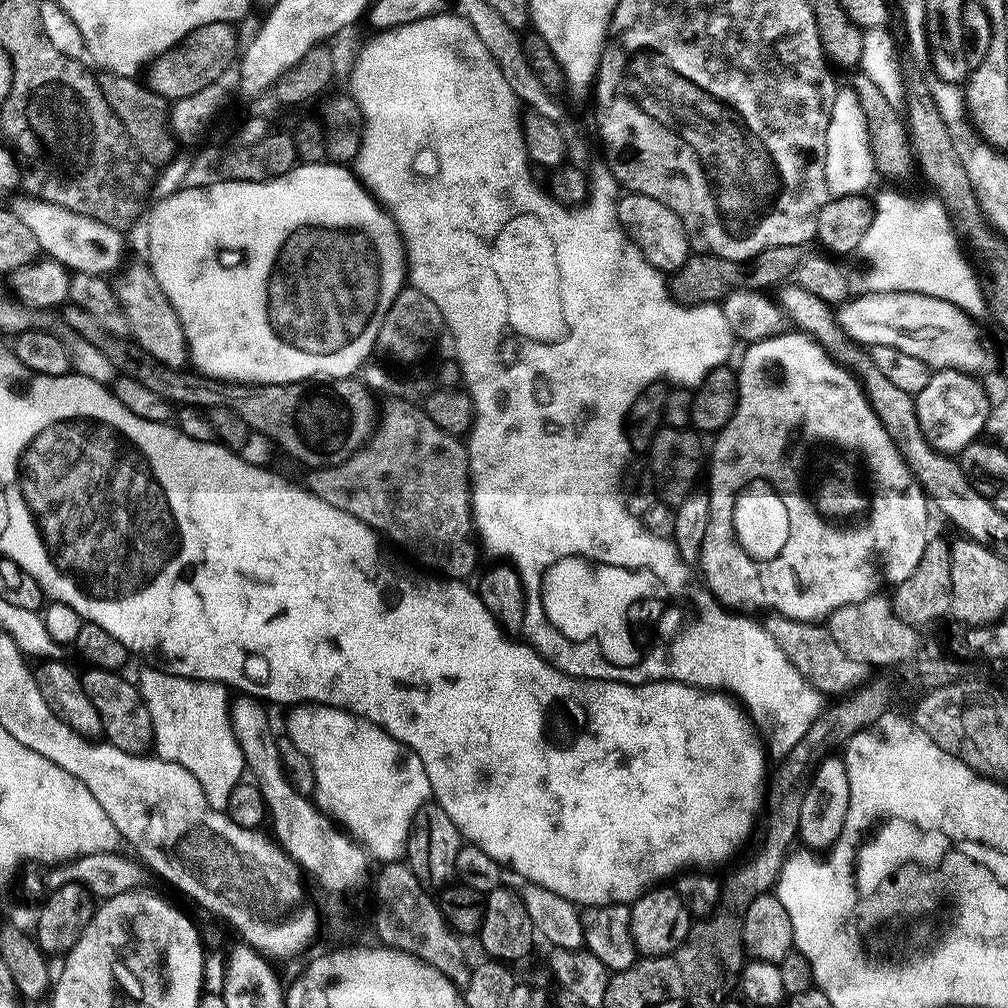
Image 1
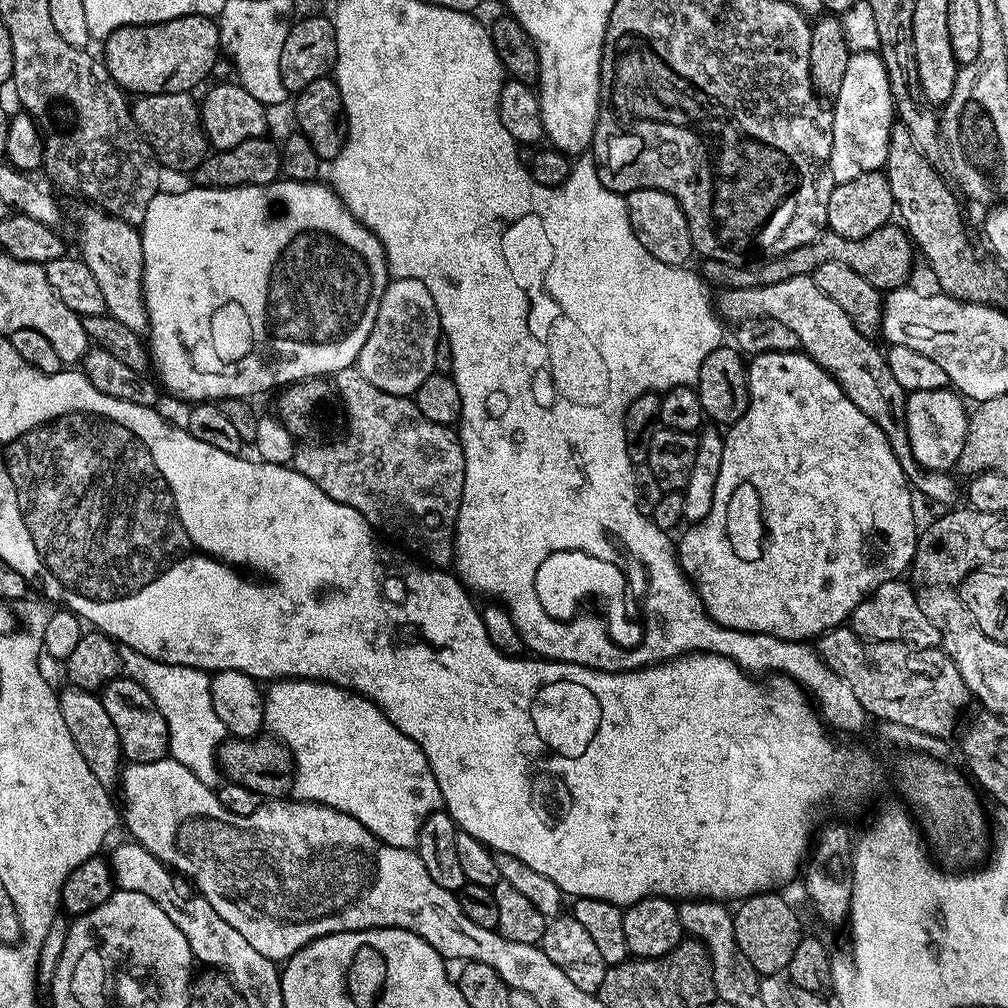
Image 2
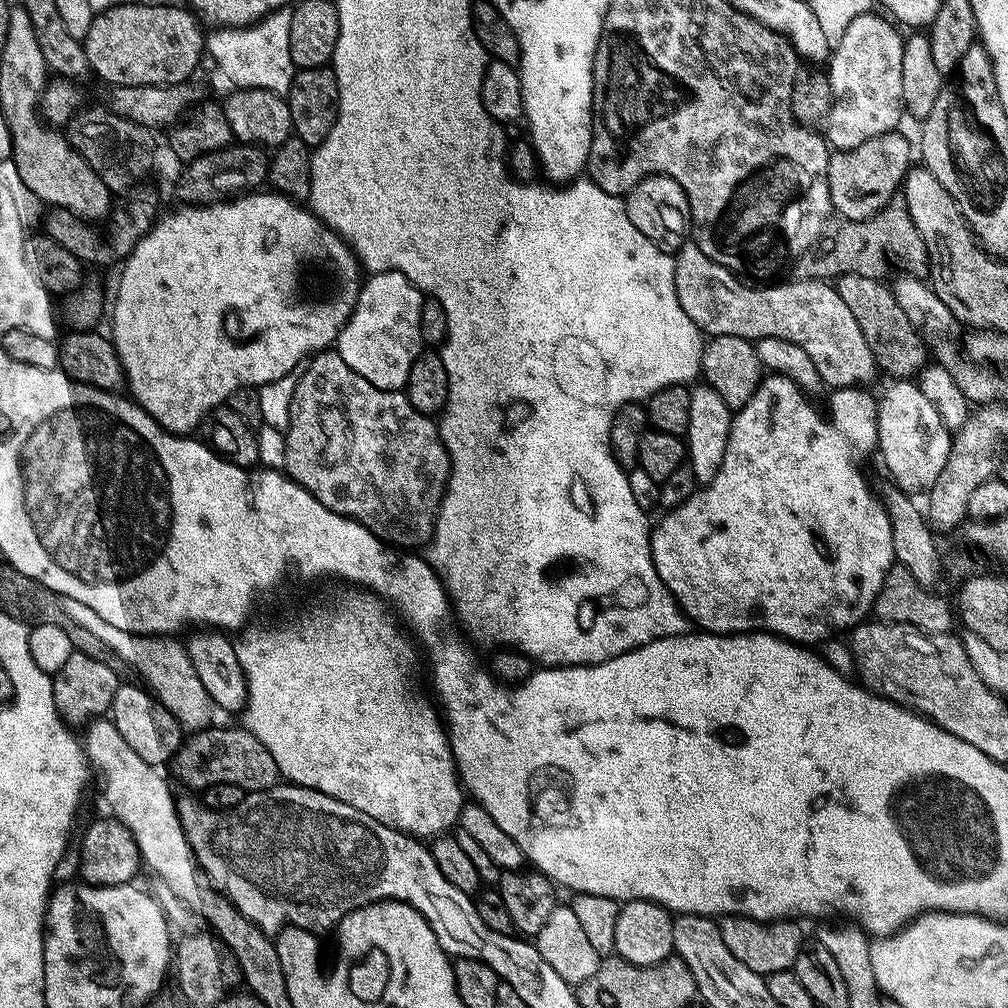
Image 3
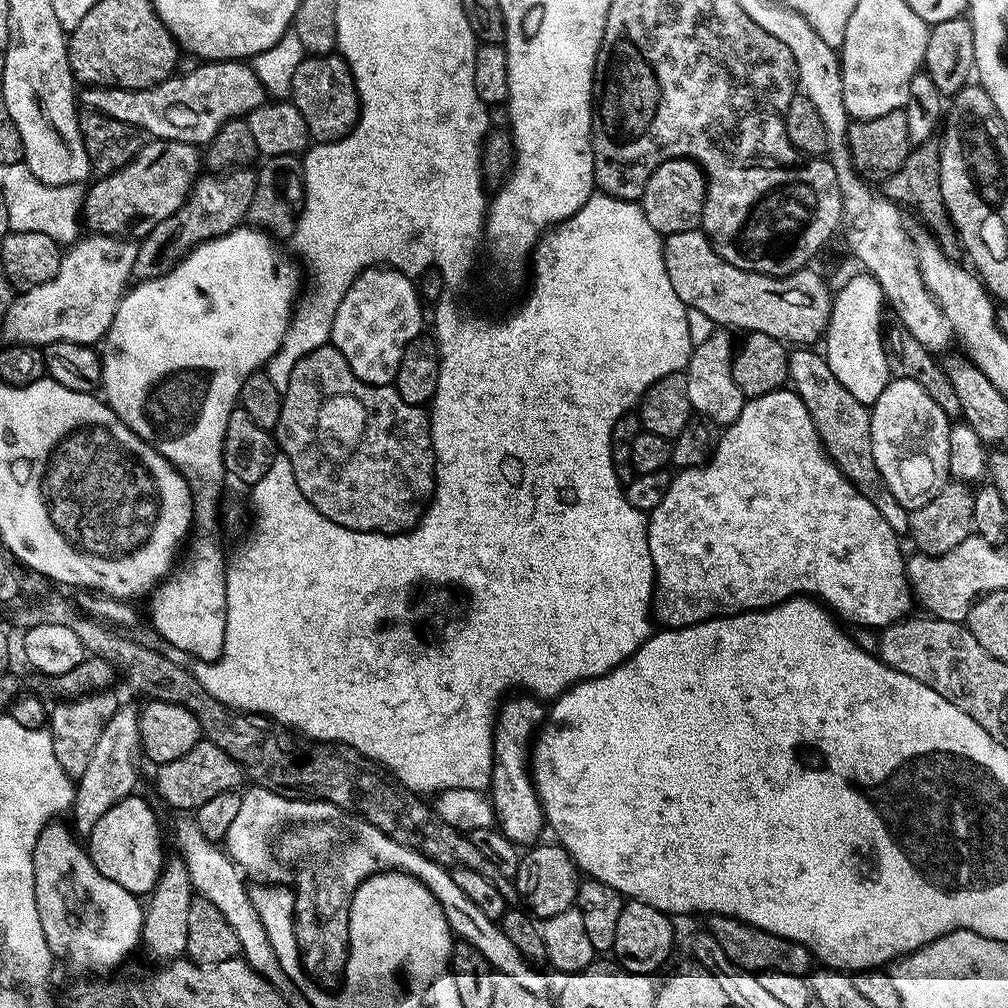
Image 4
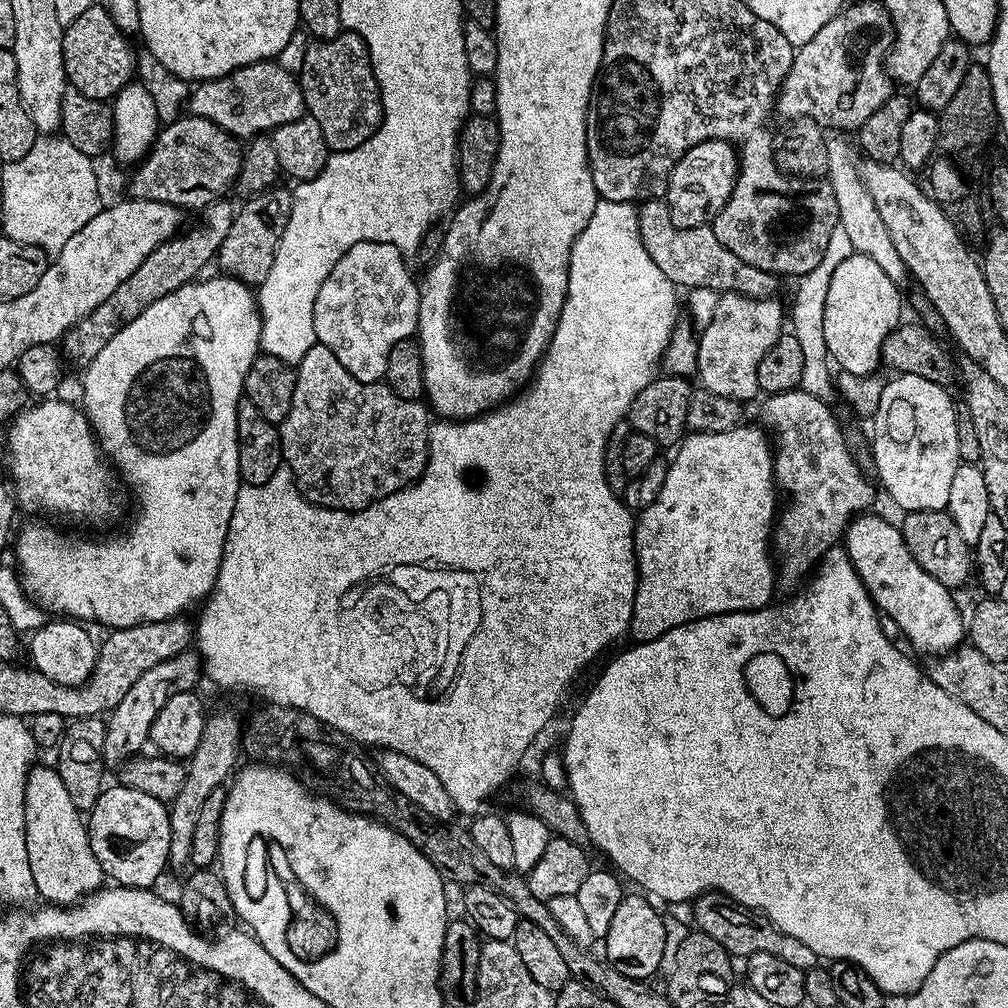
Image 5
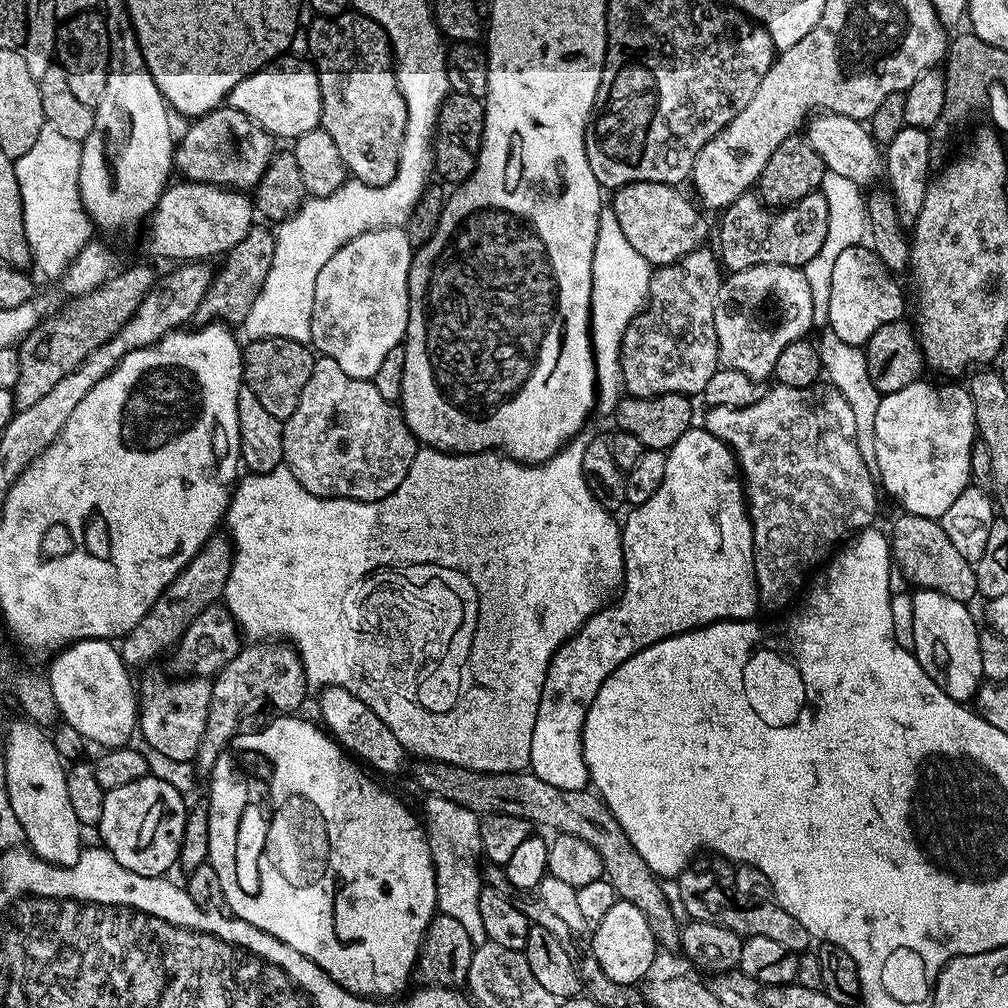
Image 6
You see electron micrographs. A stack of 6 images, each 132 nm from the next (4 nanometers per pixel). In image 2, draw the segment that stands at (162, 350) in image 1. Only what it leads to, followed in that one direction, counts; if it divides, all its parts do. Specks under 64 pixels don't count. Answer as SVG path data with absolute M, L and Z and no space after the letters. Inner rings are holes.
M84 206L80 212L79 259L90 266L90 274L102 290L107 315L113 316L122 326L144 334L148 330L148 311L144 301L144 251L141 229L127 224L117 216L104 212L95 206Z

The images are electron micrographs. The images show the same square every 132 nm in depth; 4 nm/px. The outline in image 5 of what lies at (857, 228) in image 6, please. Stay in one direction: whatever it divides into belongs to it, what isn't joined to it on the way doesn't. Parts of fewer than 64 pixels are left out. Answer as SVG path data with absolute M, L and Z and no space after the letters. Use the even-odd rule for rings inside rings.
M837 227L834 234L830 234L830 242L822 254L822 262L814 266L806 275L799 277L800 289L790 304L790 335L798 338L798 346L802 349L802 382L803 391L814 394L819 400L831 401L834 396L834 372L828 369L830 364L830 349L824 319L826 318L826 290L830 290L830 277L834 270L838 270L838 262L852 253L850 238L846 238L846 230Z

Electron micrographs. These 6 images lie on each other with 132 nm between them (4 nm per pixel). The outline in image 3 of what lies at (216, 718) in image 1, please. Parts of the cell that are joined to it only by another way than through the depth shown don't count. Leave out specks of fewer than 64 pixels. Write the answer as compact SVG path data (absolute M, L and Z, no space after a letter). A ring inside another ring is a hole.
M65 596L62 603L64 612L70 620L78 622L82 630L90 630L90 634L94 634L94 638L102 641L113 657L125 660L130 667L140 671L139 679L160 704L166 706L170 714L174 714L181 729L199 730L213 723L213 702L206 694L206 686L202 686L202 682L198 679L198 670L194 670L194 662L190 662L187 647L181 641L180 644L176 641L179 639L168 636L139 636L130 630L122 630L111 622L102 622L101 616L94 614L90 606L86 606L83 602L74 602L74 598Z

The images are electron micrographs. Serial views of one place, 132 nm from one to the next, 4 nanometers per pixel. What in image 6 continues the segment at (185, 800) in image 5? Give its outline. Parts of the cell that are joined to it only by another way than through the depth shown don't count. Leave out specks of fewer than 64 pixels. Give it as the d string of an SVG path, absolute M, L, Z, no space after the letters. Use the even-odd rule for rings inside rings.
M252 642L241 647L241 650L228 665L226 665L211 681L212 697L210 710L206 718L206 730L202 734L202 742L198 746L194 764L204 771L211 773L214 762L229 747L228 744L237 739L240 728L240 715L251 704L265 700L272 704L273 713L292 714L304 700L304 695L310 691L310 685L300 655L287 642Z

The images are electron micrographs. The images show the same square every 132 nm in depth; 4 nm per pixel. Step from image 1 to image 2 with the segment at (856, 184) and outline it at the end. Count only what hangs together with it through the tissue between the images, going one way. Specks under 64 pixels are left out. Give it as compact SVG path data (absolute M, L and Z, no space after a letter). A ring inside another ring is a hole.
M875 51L851 53L846 74L842 78L842 90L838 90L832 108L830 170L836 184L850 182L868 172L883 169L893 123L890 82L879 55Z

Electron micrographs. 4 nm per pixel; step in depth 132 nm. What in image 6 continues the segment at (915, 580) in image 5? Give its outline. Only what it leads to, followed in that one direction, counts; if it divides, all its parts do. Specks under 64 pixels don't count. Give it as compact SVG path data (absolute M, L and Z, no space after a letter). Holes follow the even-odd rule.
M921 588L911 593L914 606L914 655L916 660L926 670L926 674L938 685L950 698L961 702L968 702L975 697L982 681L982 654L980 653L981 629L976 628L976 620L967 603L963 600L955 600L941 592L935 592L929 588Z

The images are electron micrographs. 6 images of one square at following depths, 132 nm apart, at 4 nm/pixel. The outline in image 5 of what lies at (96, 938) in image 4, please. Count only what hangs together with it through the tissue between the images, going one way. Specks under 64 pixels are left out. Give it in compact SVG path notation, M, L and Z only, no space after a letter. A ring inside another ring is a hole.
M33 767L24 791L24 829L36 896L52 906L72 906L105 883L104 869L90 850L85 817L74 806L55 767Z

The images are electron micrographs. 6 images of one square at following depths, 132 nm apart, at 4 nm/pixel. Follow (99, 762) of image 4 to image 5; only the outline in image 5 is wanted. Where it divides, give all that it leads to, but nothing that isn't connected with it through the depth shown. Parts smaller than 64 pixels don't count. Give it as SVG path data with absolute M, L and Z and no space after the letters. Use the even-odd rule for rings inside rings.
M194 650L180 652L174 659L167 659L166 662L158 663L151 670L144 674L132 686L129 692L118 702L113 712L109 713L105 721L106 738L101 744L105 765L114 768L121 767L125 761L139 755L151 739L154 718L157 711L164 708L166 702L174 694L195 691L198 682L203 679L203 659Z

